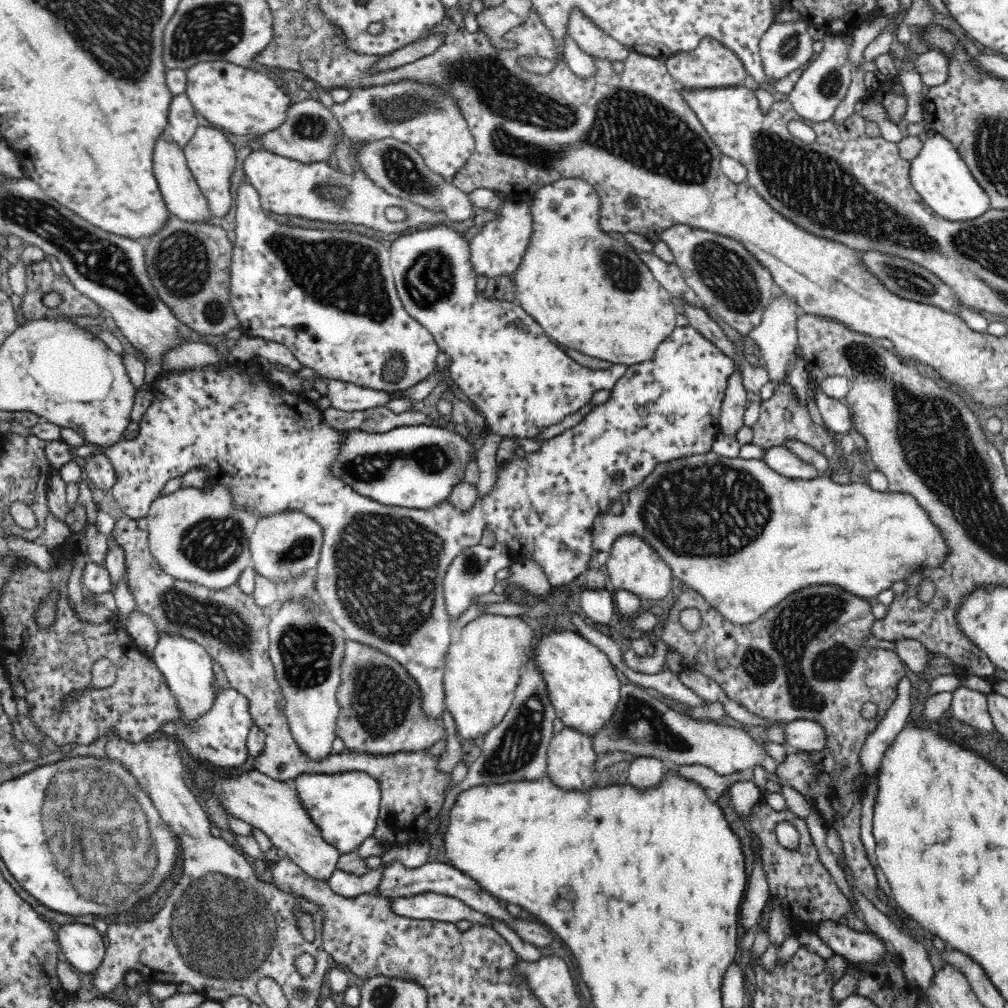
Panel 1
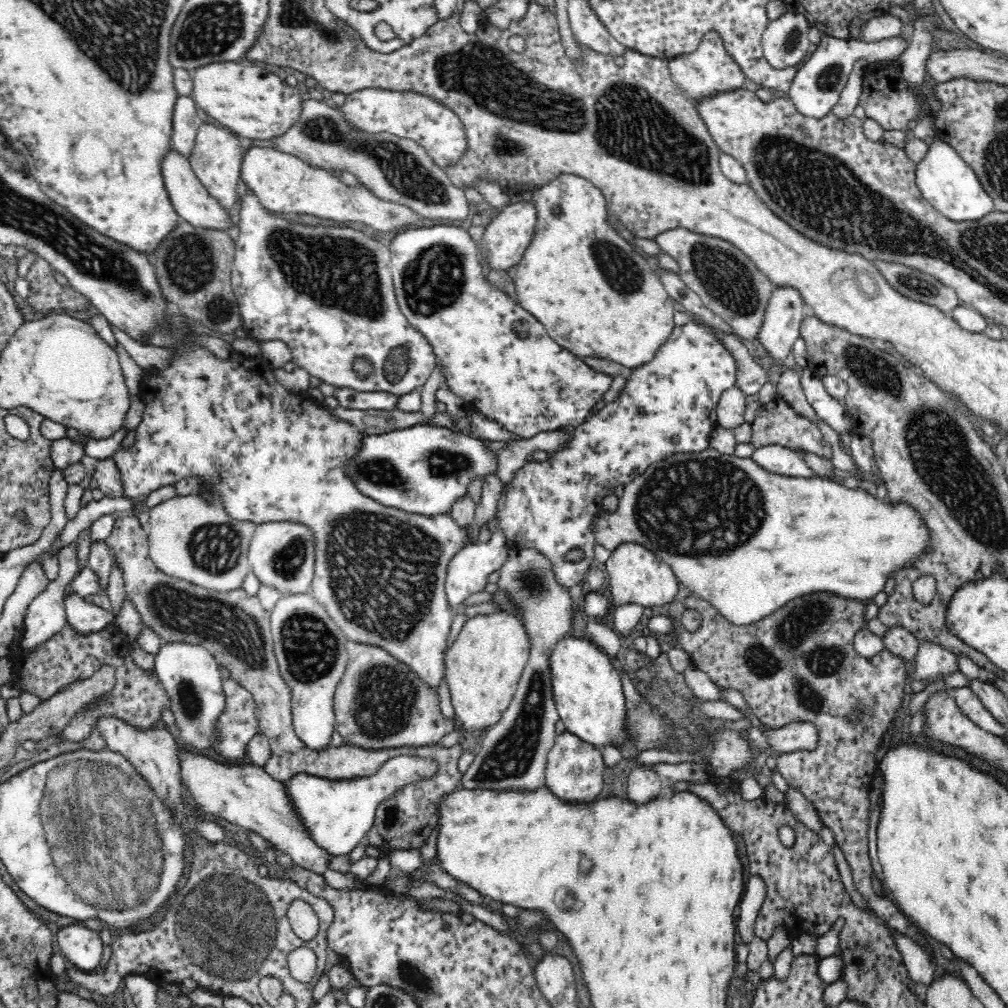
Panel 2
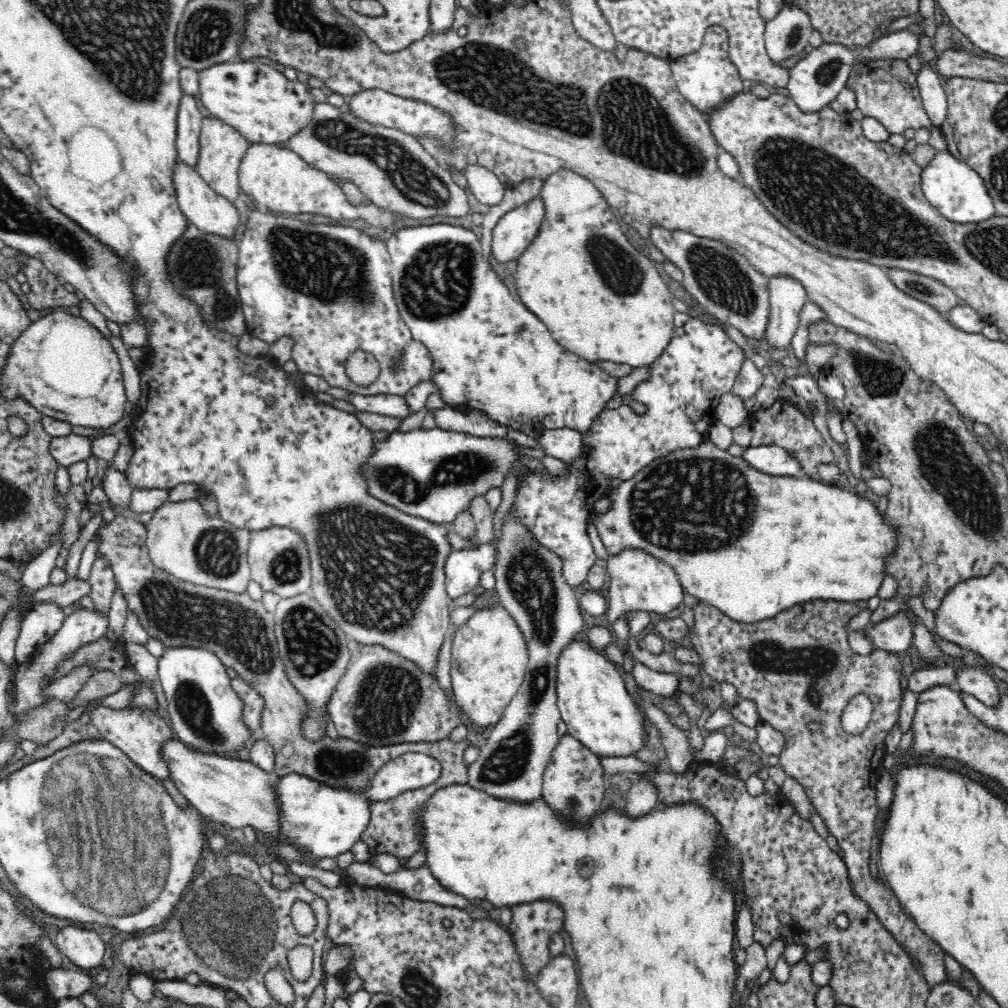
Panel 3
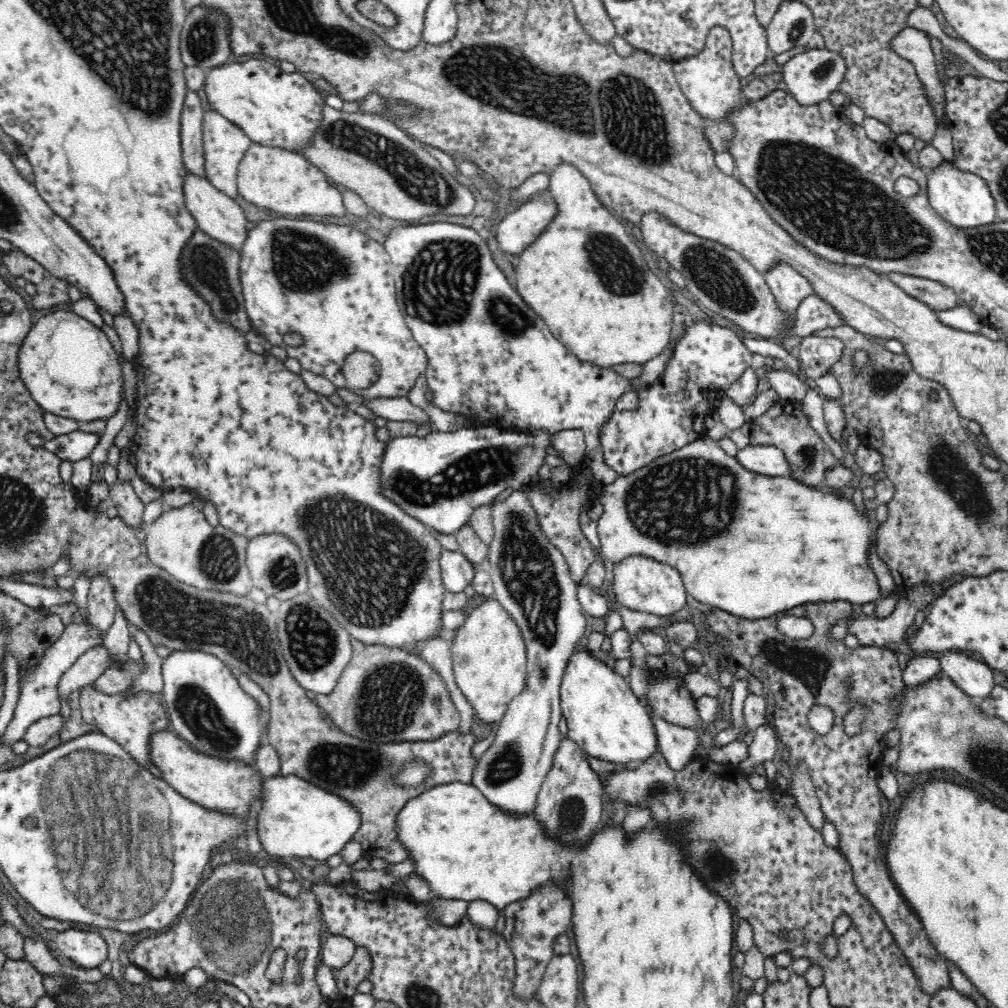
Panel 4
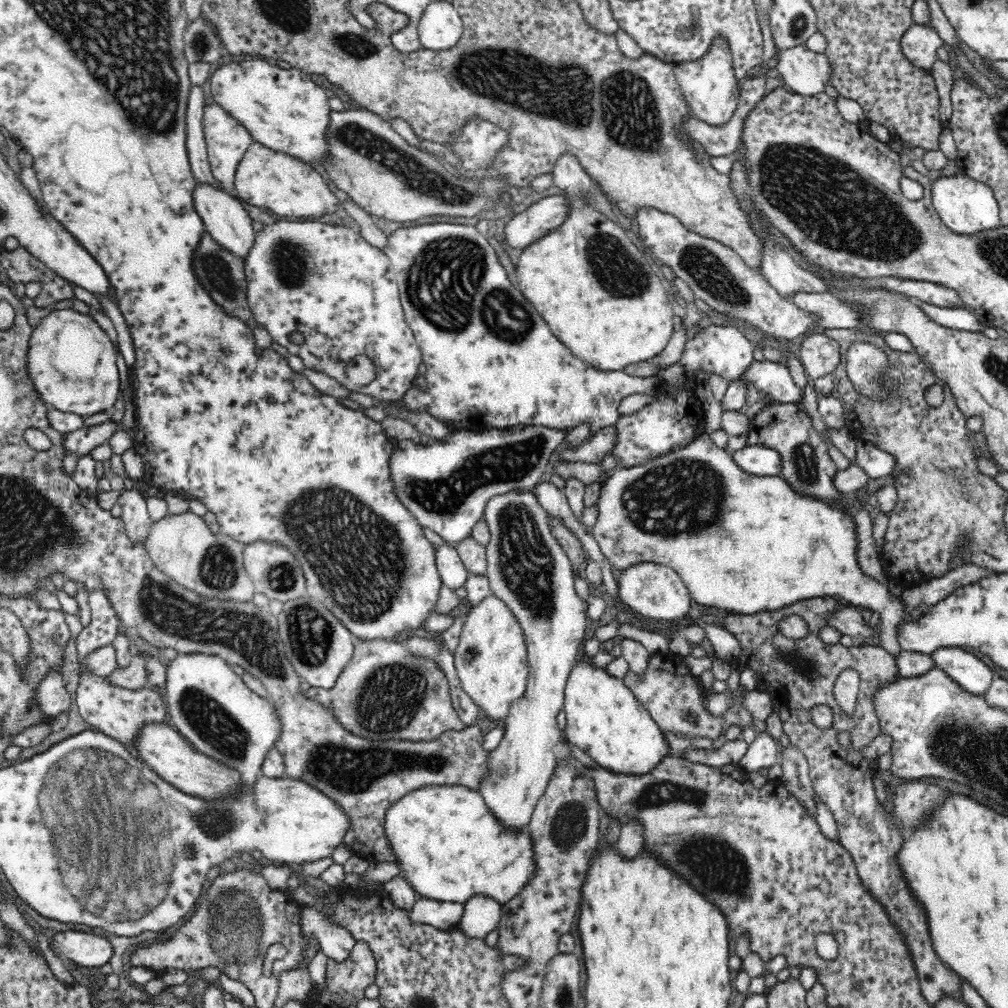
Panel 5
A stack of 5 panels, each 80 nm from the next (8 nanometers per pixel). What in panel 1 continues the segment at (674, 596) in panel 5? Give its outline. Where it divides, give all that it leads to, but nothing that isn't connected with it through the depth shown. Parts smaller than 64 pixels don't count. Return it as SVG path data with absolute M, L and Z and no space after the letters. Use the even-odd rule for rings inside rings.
M626 532L614 540L604 569L610 576L614 588L629 590L642 600L662 600L672 590L671 568L654 548L637 534Z

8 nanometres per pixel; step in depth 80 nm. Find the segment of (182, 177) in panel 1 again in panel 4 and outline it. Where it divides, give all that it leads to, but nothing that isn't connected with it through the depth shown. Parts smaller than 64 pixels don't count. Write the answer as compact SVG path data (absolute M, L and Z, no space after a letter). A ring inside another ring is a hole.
M188 170L184 175L182 191L184 191L184 205L190 211L190 215L196 219L198 229L204 231L208 236L223 242L223 244L239 251L242 250L242 244L244 244L246 234L248 234L248 230L246 230L248 220L242 208L233 198L212 186L208 179L200 175L194 175Z

